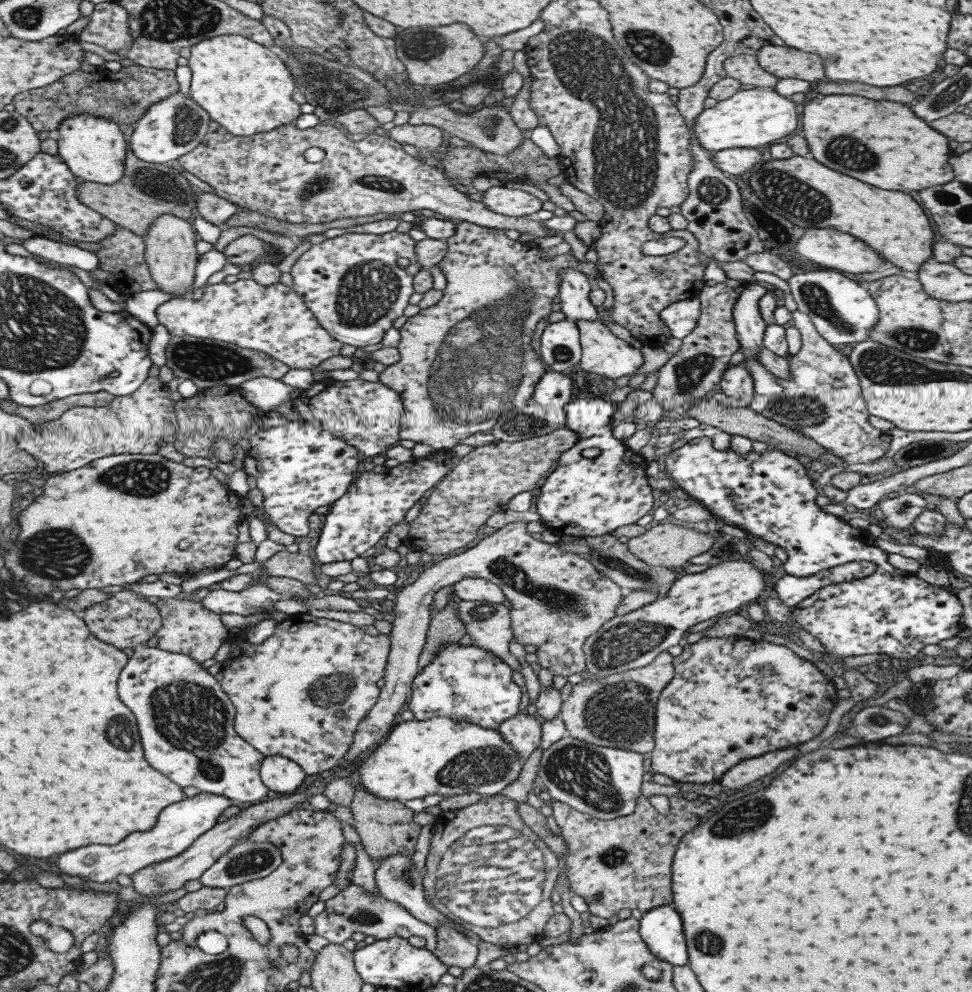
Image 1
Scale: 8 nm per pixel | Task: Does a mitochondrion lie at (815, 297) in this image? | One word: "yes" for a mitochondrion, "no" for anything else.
yes

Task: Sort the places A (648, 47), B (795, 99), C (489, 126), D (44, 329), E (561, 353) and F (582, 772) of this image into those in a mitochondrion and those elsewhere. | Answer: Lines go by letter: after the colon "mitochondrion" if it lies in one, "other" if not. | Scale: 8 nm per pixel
A: mitochondrion
B: other
C: mitochondrion
D: mitochondrion
E: mitochondrion
F: mitochondrion

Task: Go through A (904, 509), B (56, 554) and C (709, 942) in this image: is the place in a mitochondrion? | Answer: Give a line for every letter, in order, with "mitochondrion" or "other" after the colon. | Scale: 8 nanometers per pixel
A: mitochondrion
B: mitochondrion
C: mitochondrion

